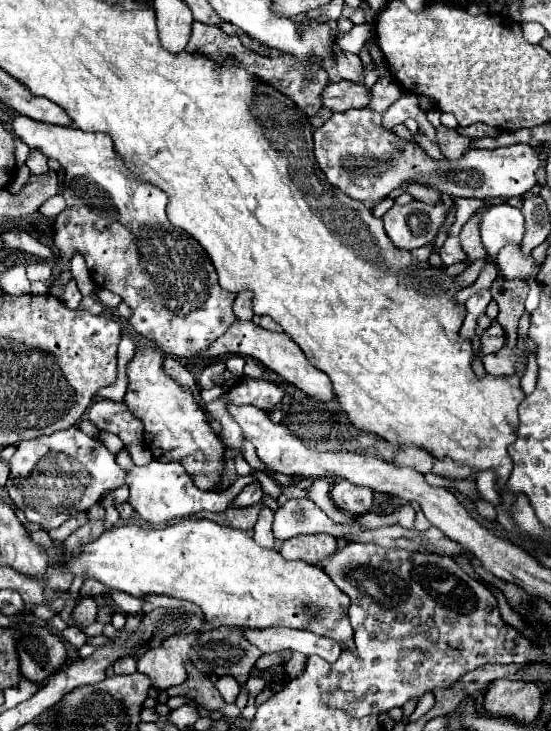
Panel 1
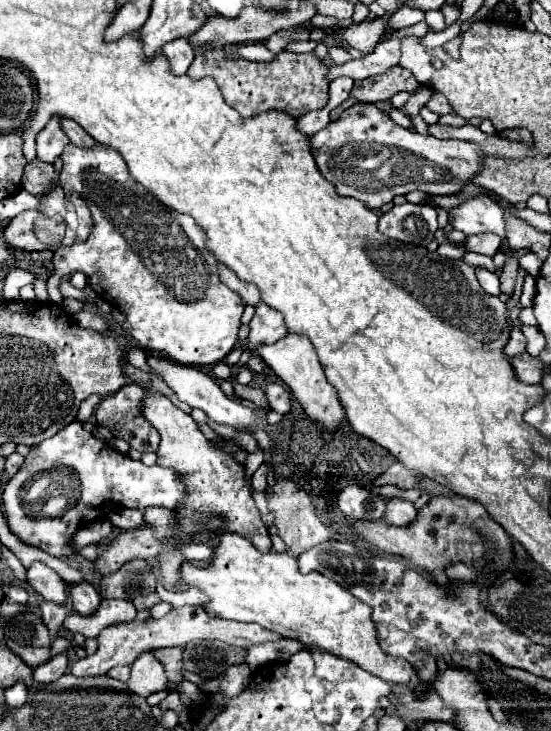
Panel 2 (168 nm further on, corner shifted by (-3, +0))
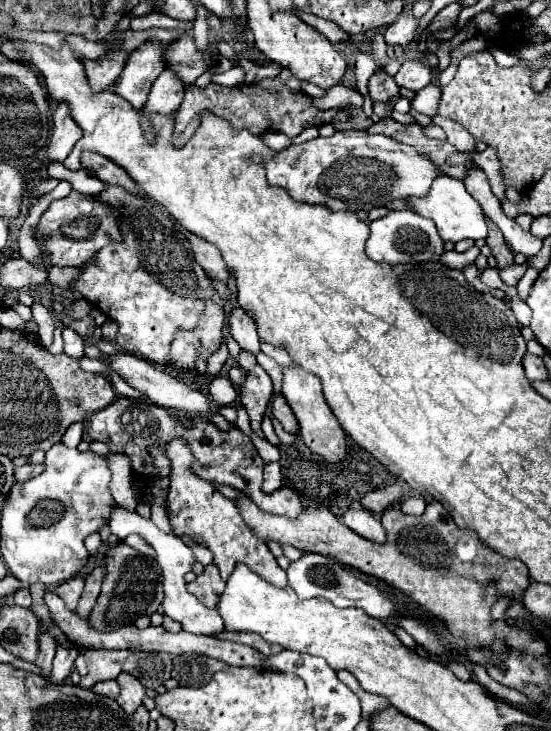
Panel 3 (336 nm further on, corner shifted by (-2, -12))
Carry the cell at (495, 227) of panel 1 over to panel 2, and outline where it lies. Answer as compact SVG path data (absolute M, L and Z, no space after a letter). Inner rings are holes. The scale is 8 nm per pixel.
M486 196L470 198L458 208L452 208L448 214L450 214L452 226L456 230L462 230L466 236L492 232L502 240L506 238L504 208Z

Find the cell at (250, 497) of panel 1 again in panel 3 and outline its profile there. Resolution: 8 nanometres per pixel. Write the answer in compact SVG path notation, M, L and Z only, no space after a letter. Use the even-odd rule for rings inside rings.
M277 462L265 464L265 476L263 476L263 490L273 492L281 486L281 466Z

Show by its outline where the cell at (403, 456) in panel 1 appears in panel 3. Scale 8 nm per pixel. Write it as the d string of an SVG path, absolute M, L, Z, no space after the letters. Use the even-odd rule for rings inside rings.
M391 484L387 488L381 488L381 490L375 490L375 492L367 492L359 502L361 502L361 506L365 510L369 510L373 514L381 514L383 510L387 510L397 500L401 500L401 486L399 484Z

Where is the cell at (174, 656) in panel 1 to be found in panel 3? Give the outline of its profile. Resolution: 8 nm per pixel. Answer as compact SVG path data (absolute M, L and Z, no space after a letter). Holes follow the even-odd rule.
M121 672L117 676L117 684L119 684L119 694L115 698L115 702L127 712L133 714L137 710L137 706L141 706L141 700L145 696L145 688L141 686L139 680L135 680L135 676L129 676L125 672Z

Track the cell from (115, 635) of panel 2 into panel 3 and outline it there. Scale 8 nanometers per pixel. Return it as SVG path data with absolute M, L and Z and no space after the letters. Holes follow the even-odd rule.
M85 650L85 662L89 668L89 674L81 678L81 688L91 688L95 682L101 680L115 680L121 672L123 660L129 656L129 650Z

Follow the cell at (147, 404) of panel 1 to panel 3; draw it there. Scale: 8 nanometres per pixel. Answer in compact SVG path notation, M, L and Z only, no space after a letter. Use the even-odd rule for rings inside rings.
M173 440L167 446L167 456L171 460L171 486L169 486L169 522L177 534L185 534L189 538L199 538L199 544L209 548L215 556L215 564L221 570L221 578L227 580L237 564L245 564L247 568L253 568L255 574L259 574L265 582L285 588L287 586L287 574L283 568L279 568L275 556L269 552L267 544L261 542L247 524L243 524L243 518L235 506L233 500L225 498L221 492L213 488L211 482L201 480L199 476L193 476L191 462L193 456L189 452L189 446L183 440Z

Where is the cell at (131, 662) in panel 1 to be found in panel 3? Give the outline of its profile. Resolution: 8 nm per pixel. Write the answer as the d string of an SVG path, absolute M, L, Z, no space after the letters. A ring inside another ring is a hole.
M109 680L109 682L97 682L93 688L91 688L95 694L99 696L107 696L107 698L115 698L117 696L117 682L115 680Z

